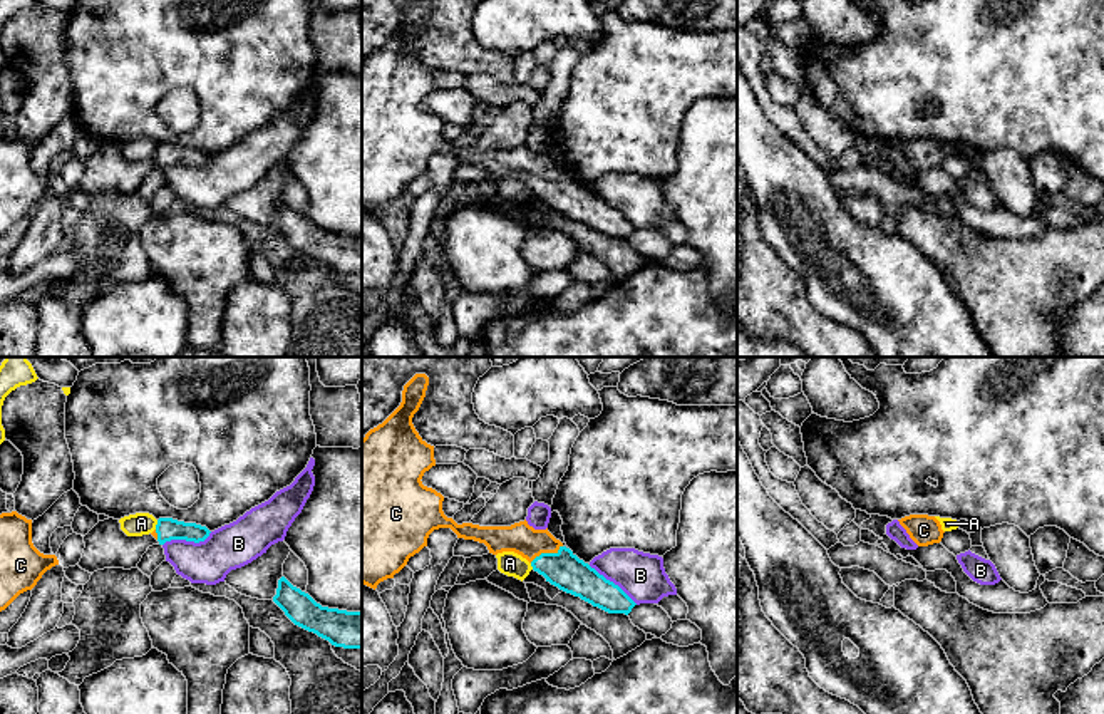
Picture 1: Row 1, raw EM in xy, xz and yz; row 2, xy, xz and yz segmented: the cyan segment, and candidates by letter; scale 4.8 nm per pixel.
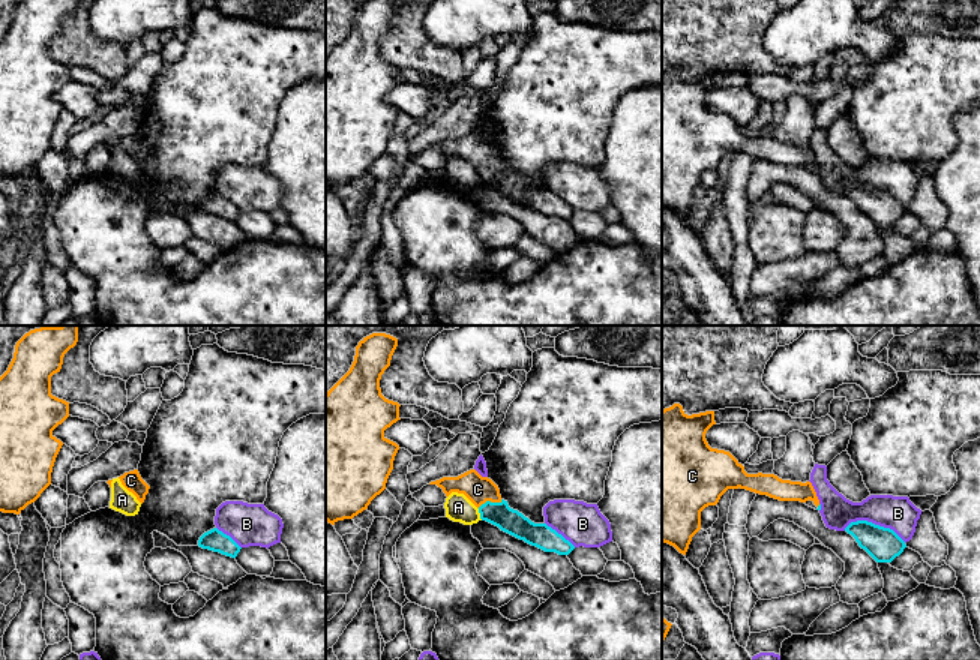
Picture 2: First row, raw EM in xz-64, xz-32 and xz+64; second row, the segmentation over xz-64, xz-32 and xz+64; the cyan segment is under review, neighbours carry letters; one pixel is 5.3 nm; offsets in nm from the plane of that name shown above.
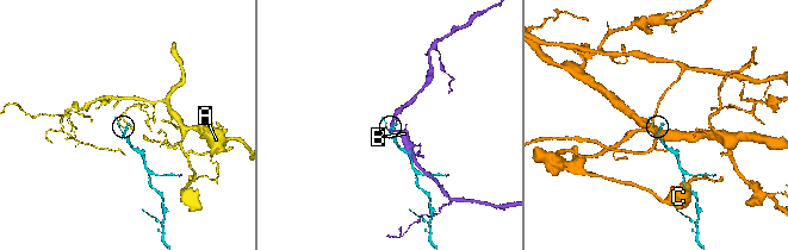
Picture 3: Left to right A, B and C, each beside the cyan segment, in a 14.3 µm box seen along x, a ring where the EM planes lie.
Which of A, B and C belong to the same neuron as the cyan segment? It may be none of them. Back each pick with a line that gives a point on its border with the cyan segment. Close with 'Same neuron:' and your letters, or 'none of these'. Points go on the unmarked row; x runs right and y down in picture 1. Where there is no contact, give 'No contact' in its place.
C: Touches cyan at xz (545, 178)
Same neuron: C

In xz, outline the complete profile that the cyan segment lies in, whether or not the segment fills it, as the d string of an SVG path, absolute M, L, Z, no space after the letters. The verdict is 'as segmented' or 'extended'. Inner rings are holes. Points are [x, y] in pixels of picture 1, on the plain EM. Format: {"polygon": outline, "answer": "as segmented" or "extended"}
{"polygon": "M414 0L400 30L362 64L362 208L375 215L427 171L434 154L451 153L457 163L484 168L493 179L521 179L546 206L593 231L628 240L637 228L548 153L534 154L526 144L511 151L457 149L444 139L444 121L420 106L436 91L434 70L412 49L427 10L427 0Z", "answer": "extended"}

